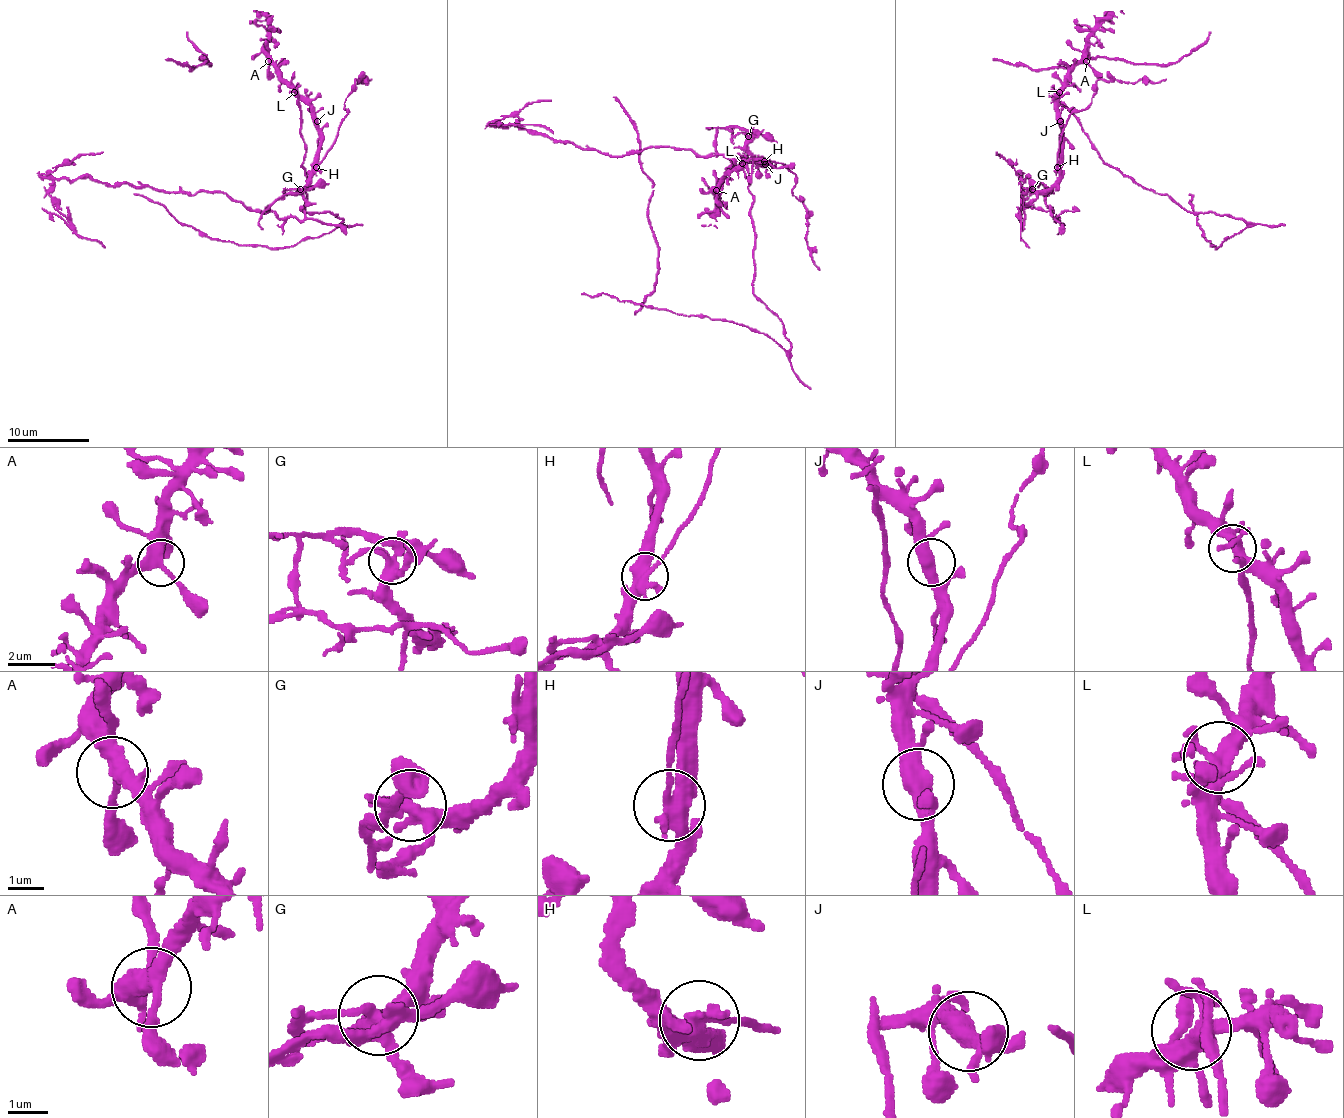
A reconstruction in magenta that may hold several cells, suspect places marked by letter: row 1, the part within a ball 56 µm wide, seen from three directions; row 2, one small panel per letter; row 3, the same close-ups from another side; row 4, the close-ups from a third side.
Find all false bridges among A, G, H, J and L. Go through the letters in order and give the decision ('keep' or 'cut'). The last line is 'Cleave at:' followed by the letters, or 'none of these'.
A: keep
G: cut
H: cut
J: keep
L: keep
Cleave at: G, H

